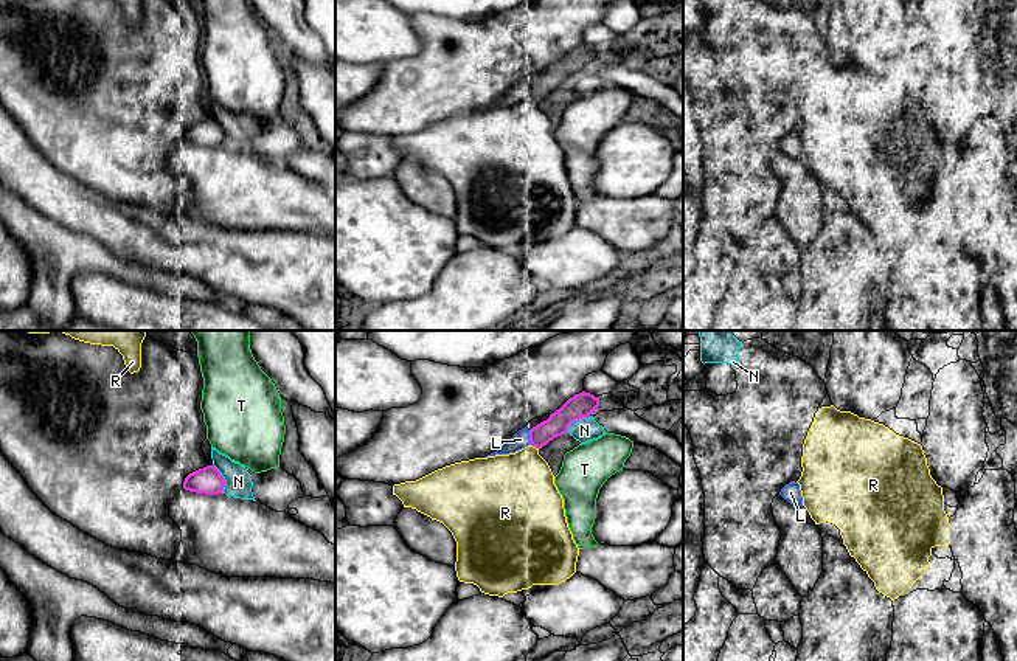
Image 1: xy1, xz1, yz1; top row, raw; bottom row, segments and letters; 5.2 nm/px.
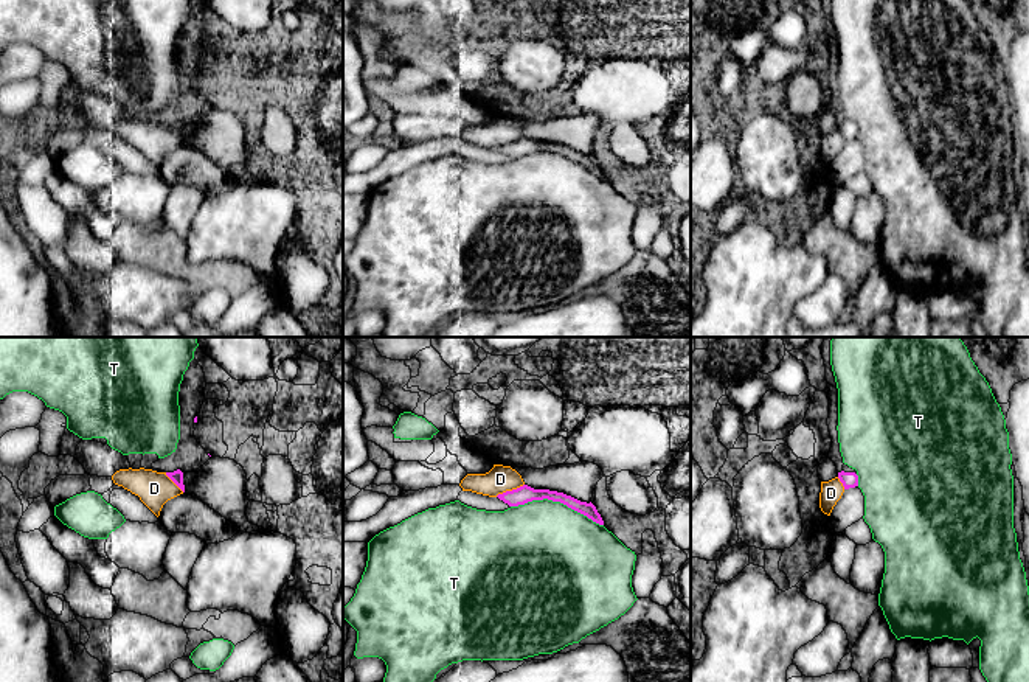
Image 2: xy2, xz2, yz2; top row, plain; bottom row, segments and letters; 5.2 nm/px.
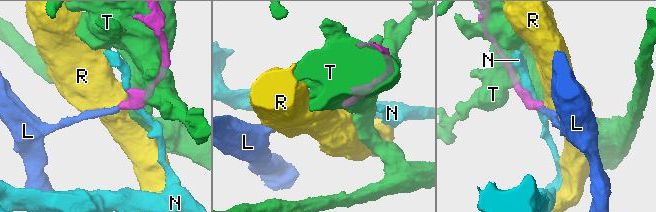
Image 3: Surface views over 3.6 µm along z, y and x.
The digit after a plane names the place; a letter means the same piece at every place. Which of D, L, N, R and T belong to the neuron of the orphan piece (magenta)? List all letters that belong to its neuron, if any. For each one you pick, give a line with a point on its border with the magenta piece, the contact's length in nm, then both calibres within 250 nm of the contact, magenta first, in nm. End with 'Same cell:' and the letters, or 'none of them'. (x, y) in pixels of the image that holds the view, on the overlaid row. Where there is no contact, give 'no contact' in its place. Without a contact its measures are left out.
L: contact xz1 (530, 438); length 80 nm; calibres 120 and 90 nm
Same cell: L

